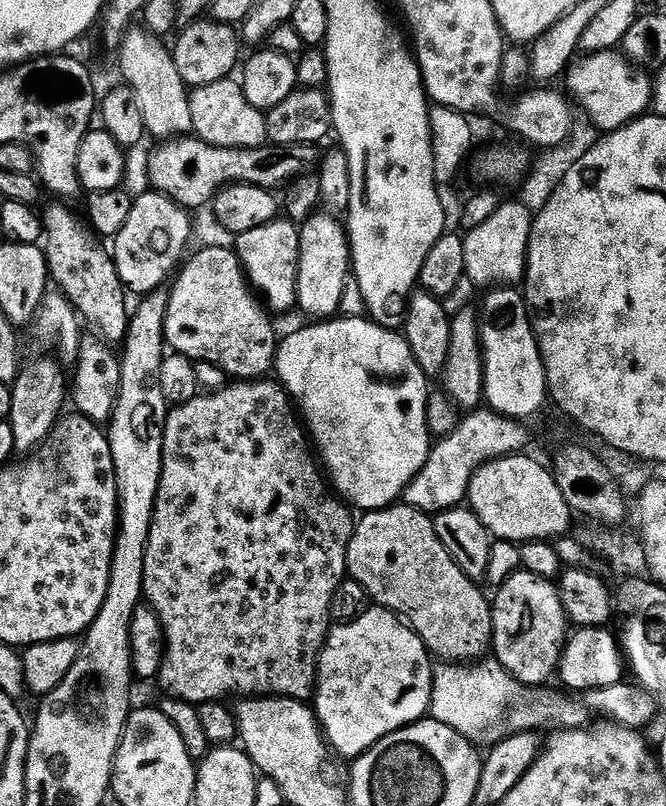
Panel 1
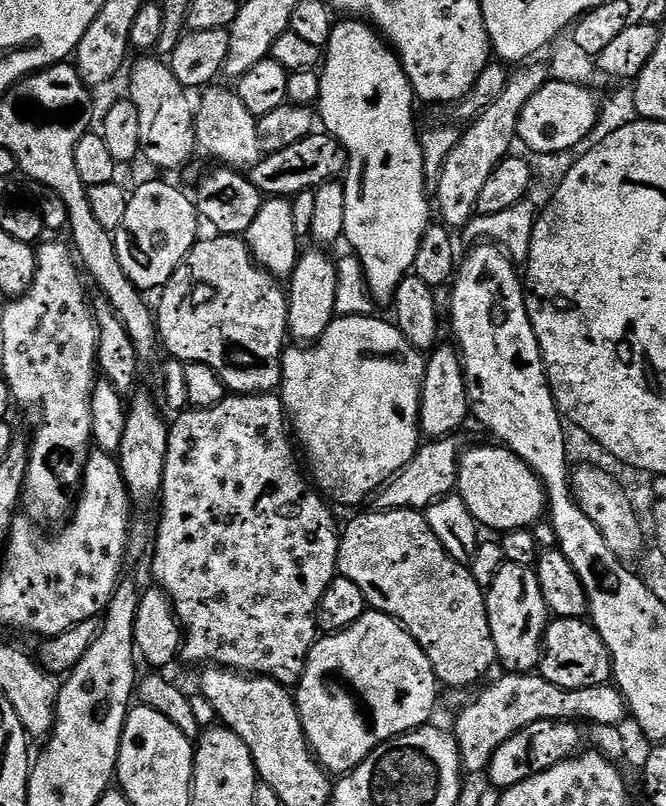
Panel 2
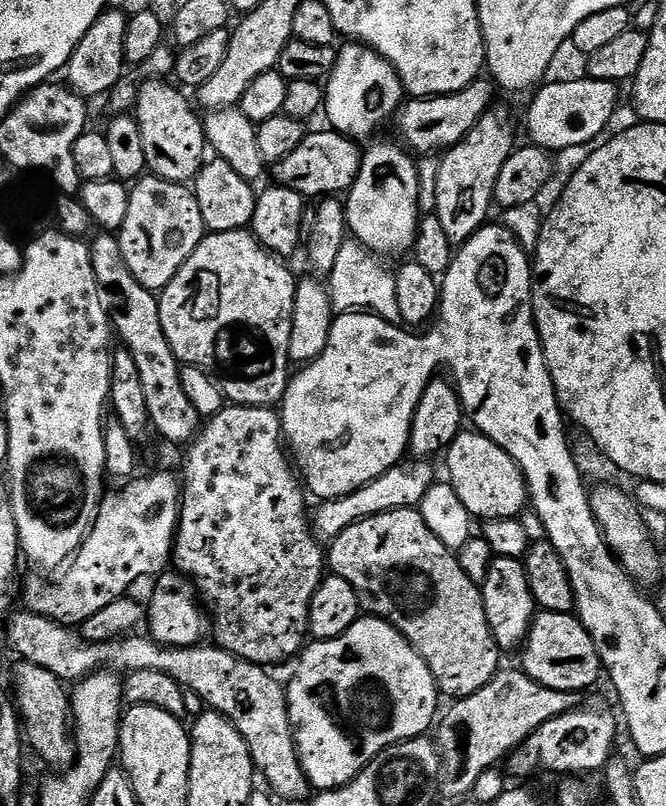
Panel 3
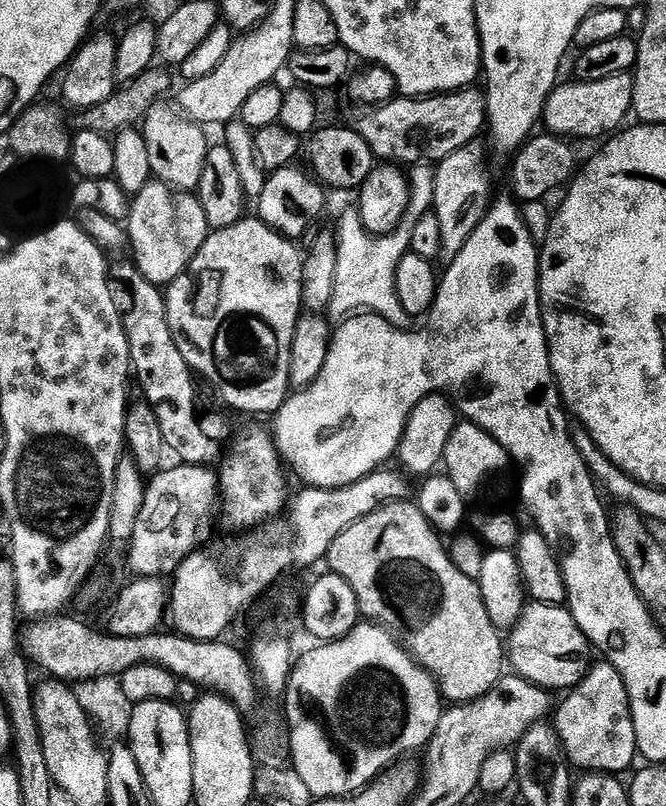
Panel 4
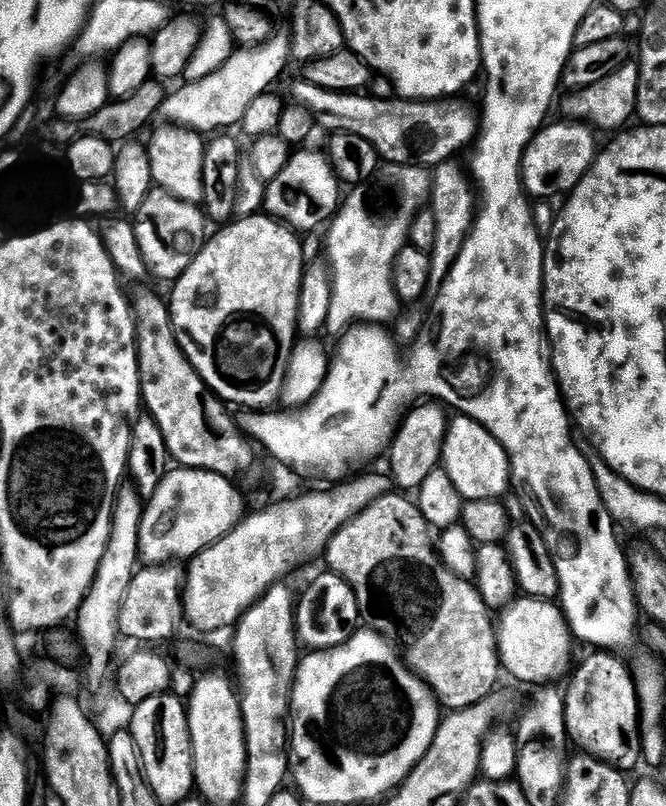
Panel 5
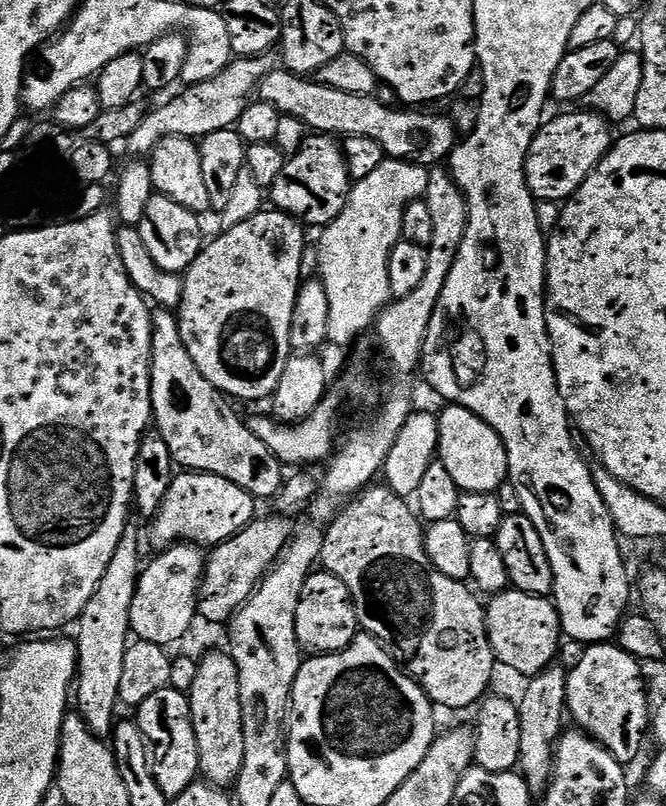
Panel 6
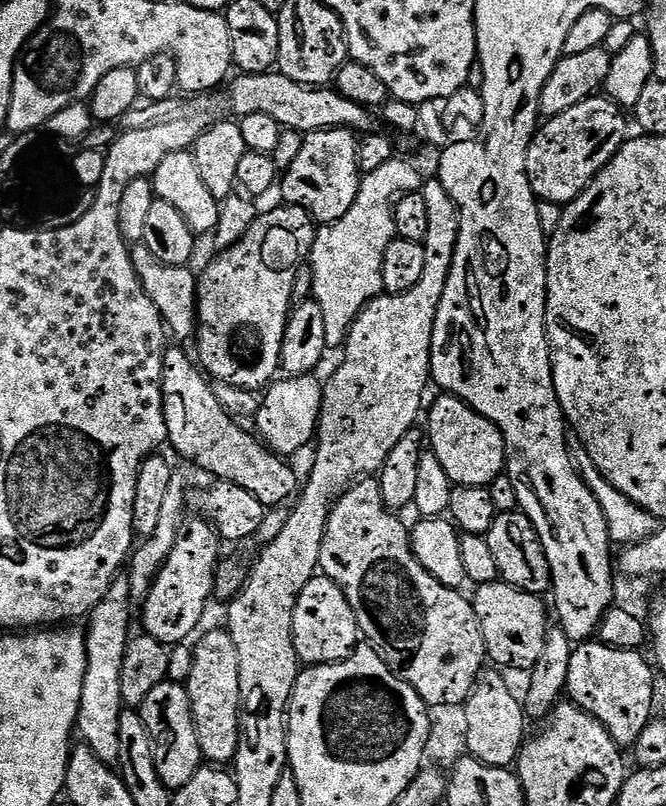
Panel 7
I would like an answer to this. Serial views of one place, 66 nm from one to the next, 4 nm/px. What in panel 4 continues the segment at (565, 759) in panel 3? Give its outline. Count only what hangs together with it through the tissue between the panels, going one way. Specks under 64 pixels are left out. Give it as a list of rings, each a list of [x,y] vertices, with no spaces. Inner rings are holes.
[[[607,662],[589,668],[581,684],[555,709],[554,729],[567,763],[588,774],[621,774],[638,760],[636,735],[626,686],[614,666]]]

